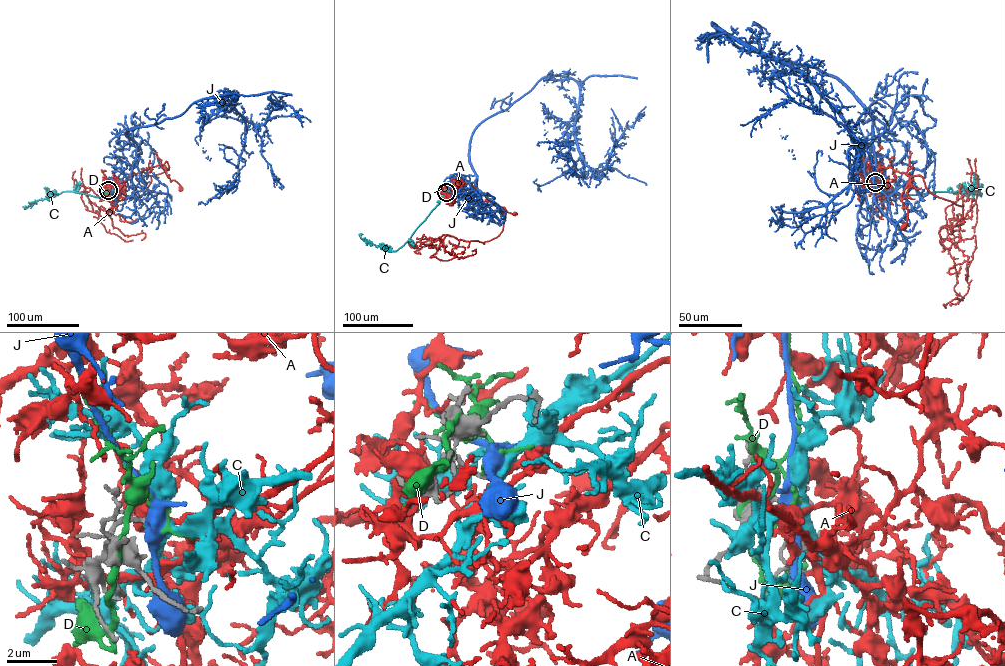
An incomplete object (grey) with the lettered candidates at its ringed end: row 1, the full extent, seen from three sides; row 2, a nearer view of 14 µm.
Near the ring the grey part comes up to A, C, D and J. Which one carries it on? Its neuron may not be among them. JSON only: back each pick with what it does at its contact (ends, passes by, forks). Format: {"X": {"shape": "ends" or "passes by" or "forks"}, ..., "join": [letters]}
{"A": {"shape": "passes by"}, "join": ["A"]}

